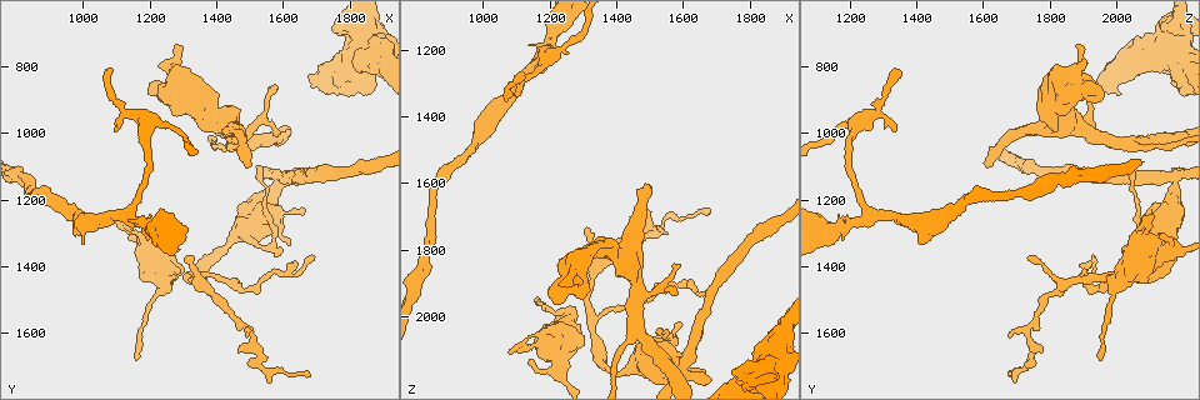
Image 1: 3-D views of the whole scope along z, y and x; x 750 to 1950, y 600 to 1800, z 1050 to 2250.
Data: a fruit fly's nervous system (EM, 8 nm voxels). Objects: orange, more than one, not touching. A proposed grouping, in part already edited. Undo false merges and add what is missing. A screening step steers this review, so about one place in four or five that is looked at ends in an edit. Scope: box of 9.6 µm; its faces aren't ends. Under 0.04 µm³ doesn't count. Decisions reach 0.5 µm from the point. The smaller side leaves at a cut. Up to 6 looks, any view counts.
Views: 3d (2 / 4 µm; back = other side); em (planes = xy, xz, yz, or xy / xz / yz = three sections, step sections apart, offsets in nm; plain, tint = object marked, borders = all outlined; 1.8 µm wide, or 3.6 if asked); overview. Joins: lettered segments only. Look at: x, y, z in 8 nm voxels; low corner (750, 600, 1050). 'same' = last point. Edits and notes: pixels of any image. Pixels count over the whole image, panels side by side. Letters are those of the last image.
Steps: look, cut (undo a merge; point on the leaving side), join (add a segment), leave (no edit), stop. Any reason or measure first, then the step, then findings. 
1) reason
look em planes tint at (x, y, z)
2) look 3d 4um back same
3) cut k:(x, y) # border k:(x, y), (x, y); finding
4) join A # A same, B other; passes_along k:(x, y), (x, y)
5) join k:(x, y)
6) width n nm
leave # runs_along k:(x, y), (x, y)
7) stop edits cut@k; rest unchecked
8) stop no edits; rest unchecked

branch stops here
look 3d 4um at (1310, 1380, 1730)

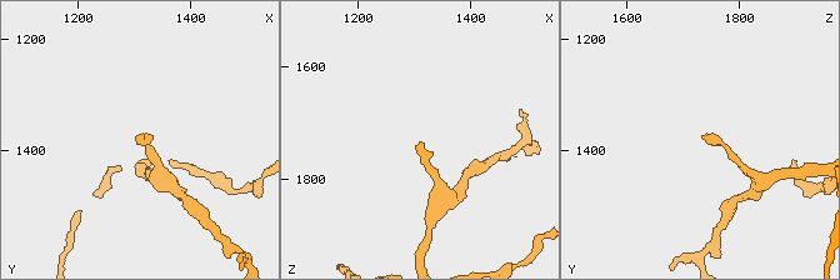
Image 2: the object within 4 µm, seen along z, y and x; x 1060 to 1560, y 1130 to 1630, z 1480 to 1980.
now the EM
look em xy step 4 tint at (1305, 1375, 1735)

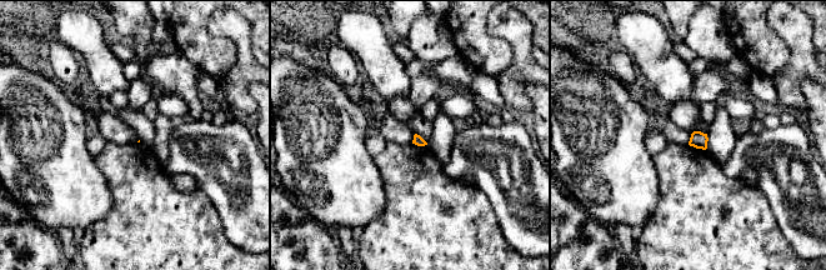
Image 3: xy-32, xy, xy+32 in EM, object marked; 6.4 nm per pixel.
look em planes borders same

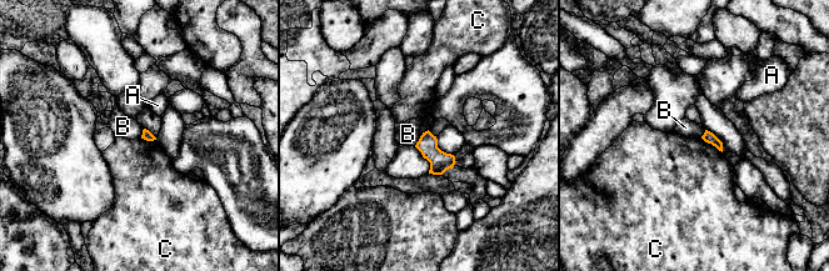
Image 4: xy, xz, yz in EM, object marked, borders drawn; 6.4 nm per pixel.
leave # A other, B other, C other; border 4:(428, 129), (414, 145); none of them fits

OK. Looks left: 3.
free end
look em 3.6um xz step 8 tint at (1070, 1250, 2110)

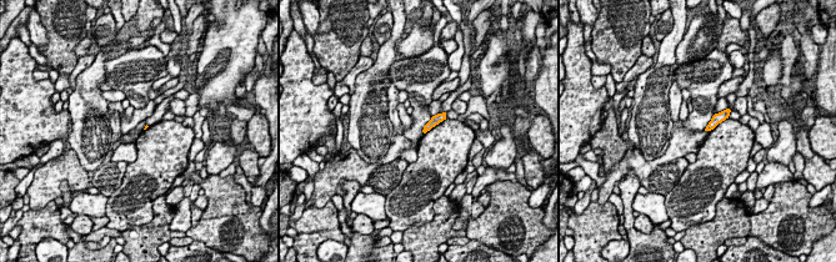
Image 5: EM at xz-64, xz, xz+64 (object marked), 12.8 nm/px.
another direction
look em 3.6um planes borders same

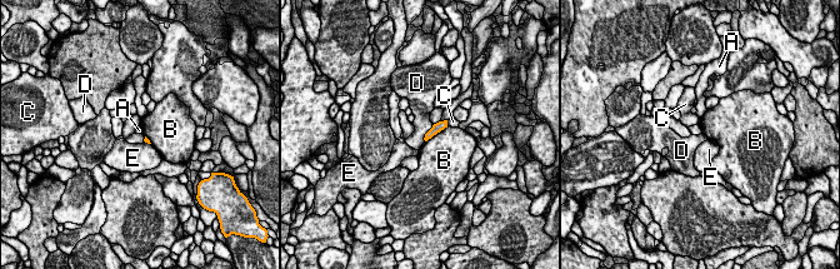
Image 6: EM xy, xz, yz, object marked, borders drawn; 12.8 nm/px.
leave # A other, B other, C other, D other, E other; border 6:(434, 124), (425, 134), (424, 140); none of them fits

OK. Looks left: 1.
stop no edits; rest unchecked

